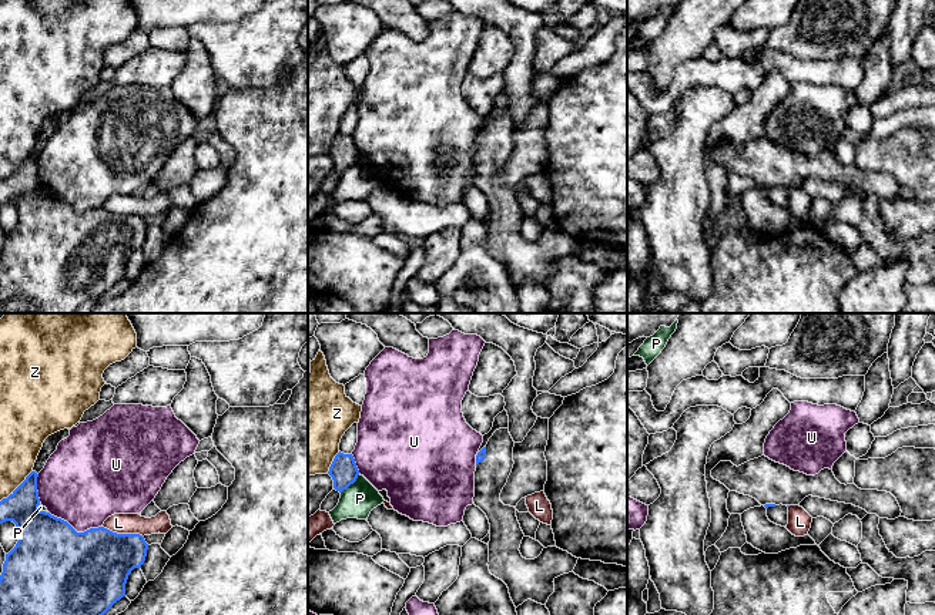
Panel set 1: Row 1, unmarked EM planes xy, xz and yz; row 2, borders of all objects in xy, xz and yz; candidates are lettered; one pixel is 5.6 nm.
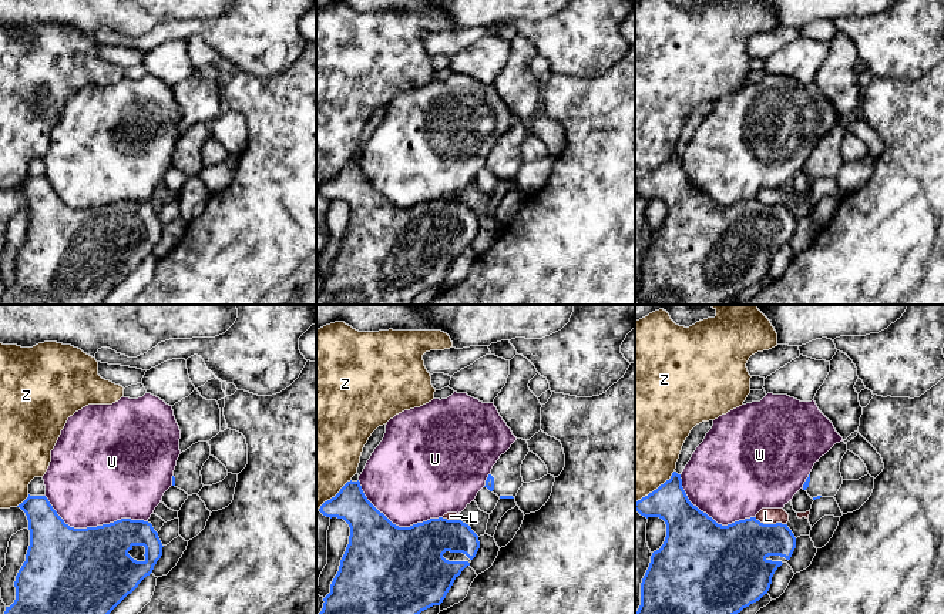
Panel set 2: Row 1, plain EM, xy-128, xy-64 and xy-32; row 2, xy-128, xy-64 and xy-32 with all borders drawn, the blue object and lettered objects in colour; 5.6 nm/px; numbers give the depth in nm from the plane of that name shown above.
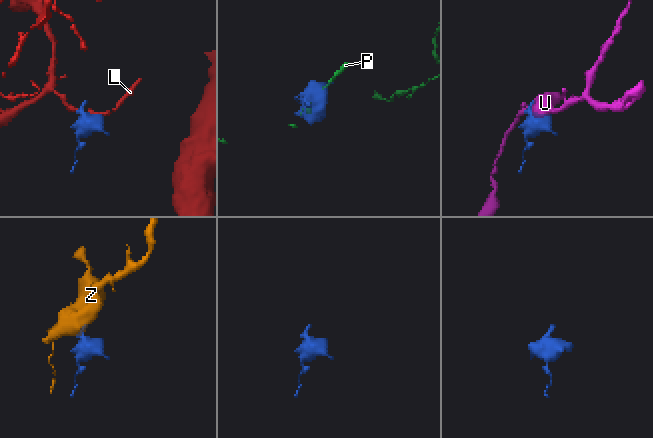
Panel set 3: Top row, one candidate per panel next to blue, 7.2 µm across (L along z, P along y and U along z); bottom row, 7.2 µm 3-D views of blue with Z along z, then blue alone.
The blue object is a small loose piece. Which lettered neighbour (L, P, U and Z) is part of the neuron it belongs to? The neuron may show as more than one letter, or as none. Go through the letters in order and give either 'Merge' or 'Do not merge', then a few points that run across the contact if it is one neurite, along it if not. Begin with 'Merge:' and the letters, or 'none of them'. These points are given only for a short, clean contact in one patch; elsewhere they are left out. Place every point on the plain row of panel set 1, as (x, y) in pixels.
Merge: none of them
L: Do not merge
P: Do not merge
U: Do not merge
Z: Do not merge

